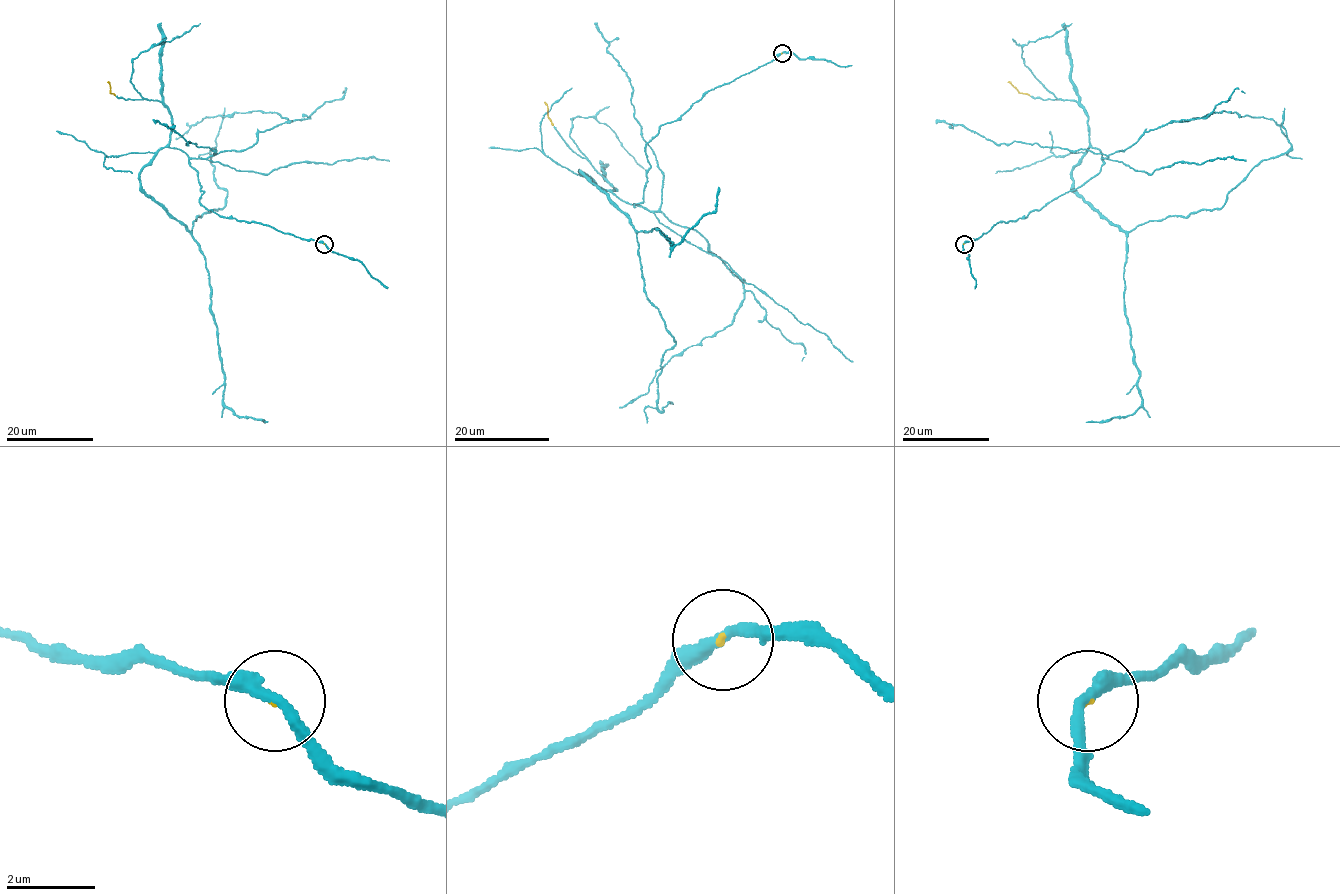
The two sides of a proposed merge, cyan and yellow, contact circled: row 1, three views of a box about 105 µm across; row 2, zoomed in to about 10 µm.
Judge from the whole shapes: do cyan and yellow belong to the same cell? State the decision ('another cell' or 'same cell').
same cell

